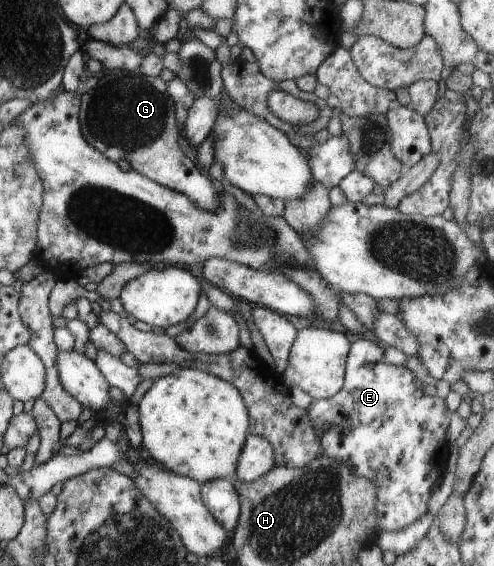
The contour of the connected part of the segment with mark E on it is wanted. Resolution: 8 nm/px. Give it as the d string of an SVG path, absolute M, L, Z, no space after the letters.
M352 338L341 390L327 400L312 400L306 411L315 426L323 426L319 436L322 452L345 463L353 474L377 484L378 530L393 532L407 528L427 514L433 488L448 471L446 462L451 444L447 441L447 428L453 412L447 408L443 398L425 394L423 383L411 370L403 365L387 364L383 352L384 349L374 339Z

